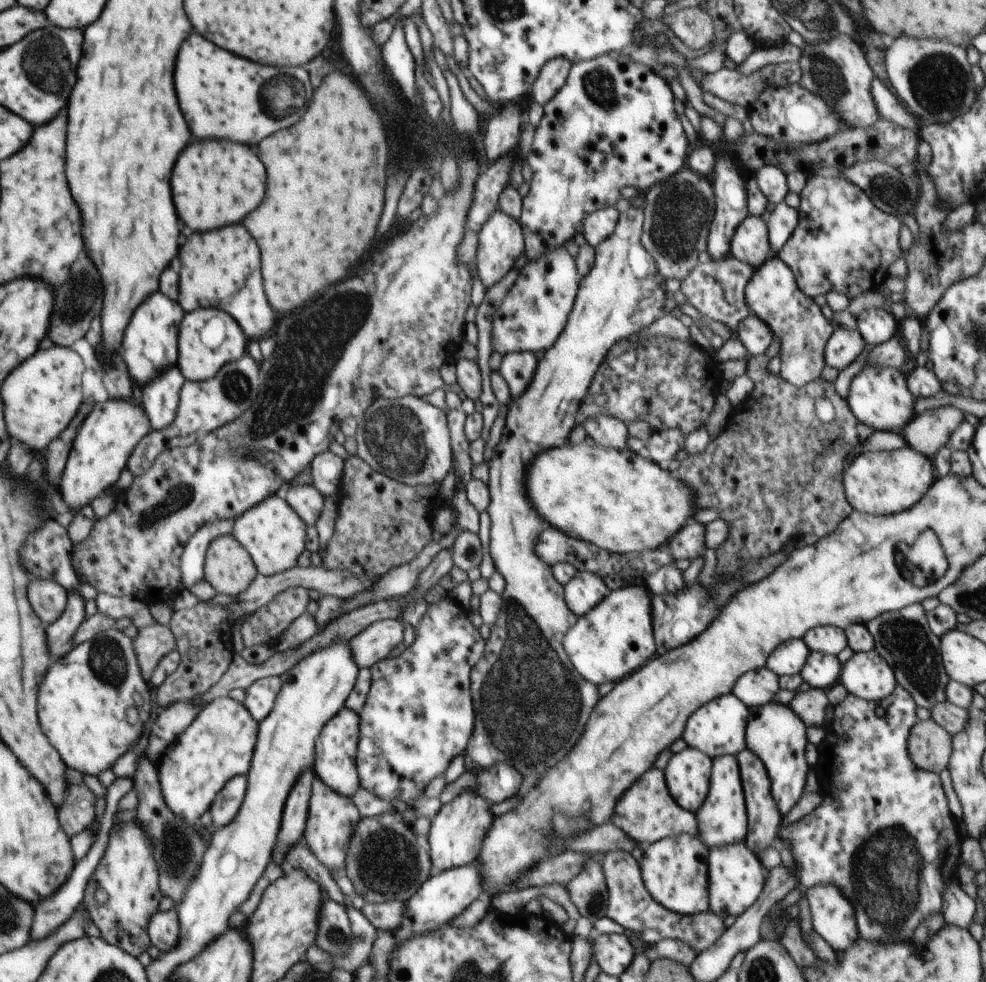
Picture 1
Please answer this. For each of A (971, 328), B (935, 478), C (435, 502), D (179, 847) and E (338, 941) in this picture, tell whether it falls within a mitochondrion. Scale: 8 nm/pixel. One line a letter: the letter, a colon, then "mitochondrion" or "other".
A: mitochondrion
B: other
C: other
D: mitochondrion
E: mitochondrion

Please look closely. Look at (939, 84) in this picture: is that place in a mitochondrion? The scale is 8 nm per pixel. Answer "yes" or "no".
yes

